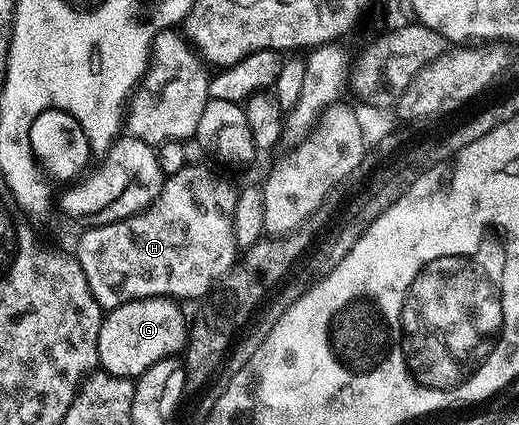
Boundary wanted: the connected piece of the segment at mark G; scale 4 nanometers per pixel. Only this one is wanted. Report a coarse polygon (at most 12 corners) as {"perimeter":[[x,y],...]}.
{"perimeter":[[134,299],[104,314],[99,367],[134,380],[188,341],[180,304]]}

